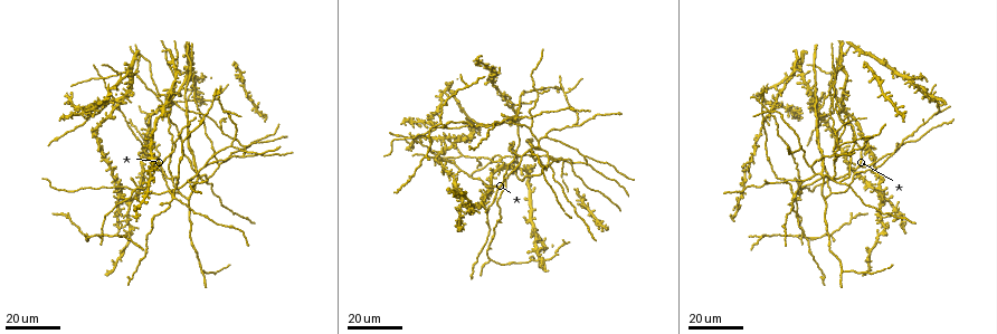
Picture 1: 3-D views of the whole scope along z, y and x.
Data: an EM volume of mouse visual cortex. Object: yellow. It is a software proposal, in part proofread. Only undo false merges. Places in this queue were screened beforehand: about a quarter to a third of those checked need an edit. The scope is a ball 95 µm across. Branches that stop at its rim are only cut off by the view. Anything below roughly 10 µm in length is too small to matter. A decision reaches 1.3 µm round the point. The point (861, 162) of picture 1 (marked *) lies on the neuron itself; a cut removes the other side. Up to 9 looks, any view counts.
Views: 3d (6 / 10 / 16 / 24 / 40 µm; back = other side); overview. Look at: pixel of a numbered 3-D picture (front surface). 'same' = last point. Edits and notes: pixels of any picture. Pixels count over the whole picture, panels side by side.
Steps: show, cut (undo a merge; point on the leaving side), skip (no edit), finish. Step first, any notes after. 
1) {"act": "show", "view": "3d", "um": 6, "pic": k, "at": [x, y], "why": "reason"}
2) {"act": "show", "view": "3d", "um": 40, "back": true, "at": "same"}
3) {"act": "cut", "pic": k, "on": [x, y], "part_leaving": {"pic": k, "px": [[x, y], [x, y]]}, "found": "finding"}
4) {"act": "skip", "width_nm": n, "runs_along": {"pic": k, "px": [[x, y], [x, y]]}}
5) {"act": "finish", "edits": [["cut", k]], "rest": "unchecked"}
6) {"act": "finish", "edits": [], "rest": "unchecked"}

{"act": "show", "view": "3d", "um": 16, "pic": 1, "at": [860, 168], "why": "a fork"}

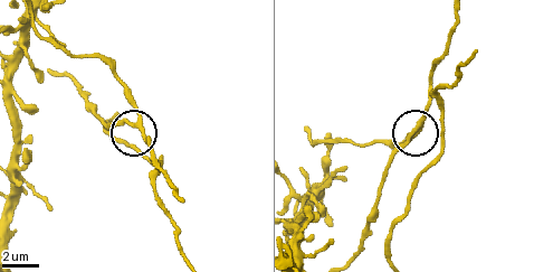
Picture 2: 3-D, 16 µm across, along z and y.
{"act": "show", "view": "3d", "um": 6, "pic": 2, "at": [416, 124]}

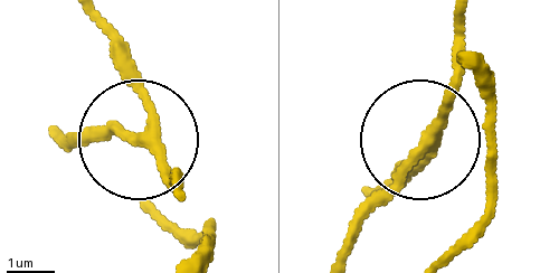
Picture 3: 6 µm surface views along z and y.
{"act": "skip", "side_arm_um": 47, "arms": 3, "found": "all the same neuron"}

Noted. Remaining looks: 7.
{"act": "show", "view": "3d", "um": 16, "pic": 1, "at": [173, 179]}

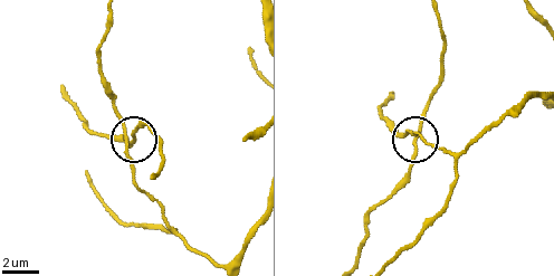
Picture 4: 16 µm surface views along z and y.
{"act": "show", "view": "3d", "um": 10, "pic": 4, "at": [407, 133], "why": "zoom in"}

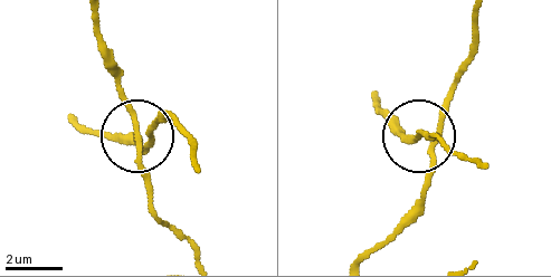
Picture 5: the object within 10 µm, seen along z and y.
{"act": "skip", "arms": 4, "runs_along": {"pic": 5, "px": [[78, 120], [148, 143], [116, 72]]}, "found": "continuous, no second neuron"}

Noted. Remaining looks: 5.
{"act": "show", "view": "3d", "um": 16, "pic": 1, "at": [833, 193], "why": "a fork"}

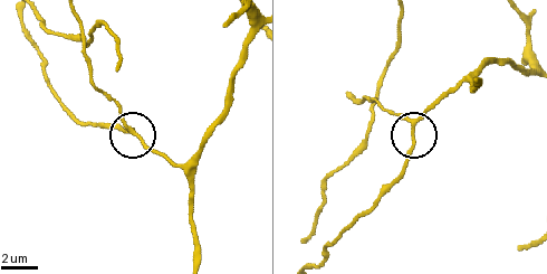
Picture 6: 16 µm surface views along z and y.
{"act": "show", "view": "3d", "um": 6, "pic": 6, "at": [133, 131]}

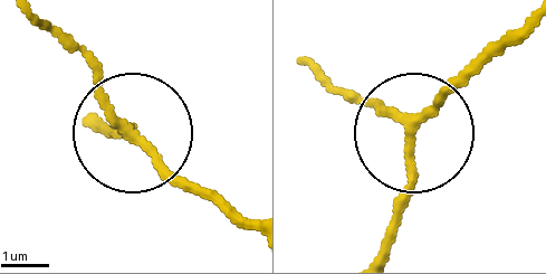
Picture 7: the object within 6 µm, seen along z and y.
{"act": "skip", "runs_along": {"pic": 7, "px": [[305, 62], [405, 130], [409, 190], [390, 249]]}, "found": "continuous, no second neuron"}

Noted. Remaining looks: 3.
{"act": "show", "view": "3d", "um": 16, "pic": 1, "at": [219, 163], "why": "branch point"}

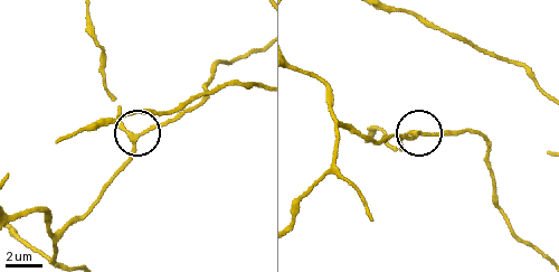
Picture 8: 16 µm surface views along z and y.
{"act": "show", "view": "3d", "um": 10, "pic": 8, "at": [132, 136]}

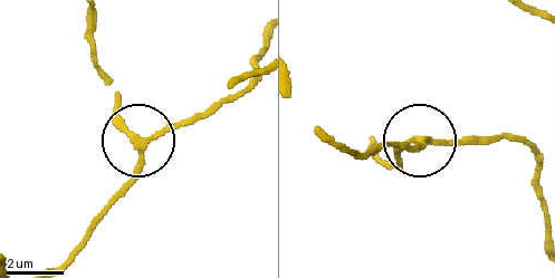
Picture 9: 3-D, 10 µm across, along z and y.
{"act": "skip", "runs_along": {"pic": 9, "px": [[331, 142], [365, 156], [396, 142], [418, 142], [391, 169]]}, "found": "continuous, no second neuron"}

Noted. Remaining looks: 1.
{"act": "finish", "edits": [], "rest": "unchecked"}

